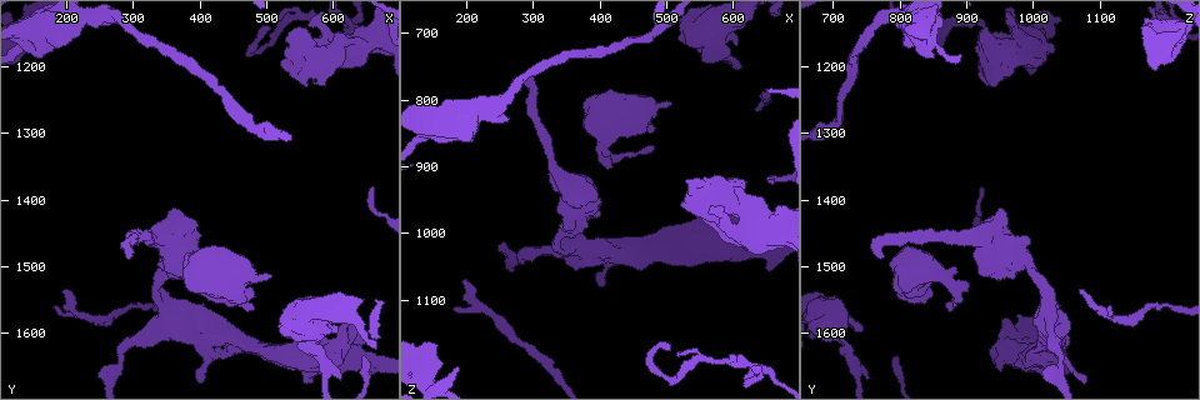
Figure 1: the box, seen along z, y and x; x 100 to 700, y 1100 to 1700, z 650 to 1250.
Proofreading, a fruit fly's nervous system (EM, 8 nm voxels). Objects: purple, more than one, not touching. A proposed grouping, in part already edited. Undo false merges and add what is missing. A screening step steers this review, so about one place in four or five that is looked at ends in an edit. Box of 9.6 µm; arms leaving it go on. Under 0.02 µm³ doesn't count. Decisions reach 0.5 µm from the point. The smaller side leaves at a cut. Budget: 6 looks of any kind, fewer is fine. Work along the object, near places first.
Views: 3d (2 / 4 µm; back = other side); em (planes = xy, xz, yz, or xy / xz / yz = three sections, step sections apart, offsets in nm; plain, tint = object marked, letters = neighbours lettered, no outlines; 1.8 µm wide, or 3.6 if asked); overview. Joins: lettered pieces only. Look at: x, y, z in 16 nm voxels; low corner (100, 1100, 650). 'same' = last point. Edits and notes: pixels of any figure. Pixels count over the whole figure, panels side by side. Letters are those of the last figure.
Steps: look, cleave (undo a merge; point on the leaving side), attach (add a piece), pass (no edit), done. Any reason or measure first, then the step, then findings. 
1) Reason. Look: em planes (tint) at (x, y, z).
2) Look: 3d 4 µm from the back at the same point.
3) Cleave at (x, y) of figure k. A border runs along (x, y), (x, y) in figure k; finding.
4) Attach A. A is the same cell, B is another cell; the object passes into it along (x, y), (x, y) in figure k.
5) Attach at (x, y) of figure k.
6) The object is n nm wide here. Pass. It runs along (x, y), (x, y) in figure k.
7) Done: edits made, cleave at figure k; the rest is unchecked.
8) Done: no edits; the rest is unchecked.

Thick turns thin. Look: em 3.6 µm xy step 8 (tint) at (350, 1510, 1000).

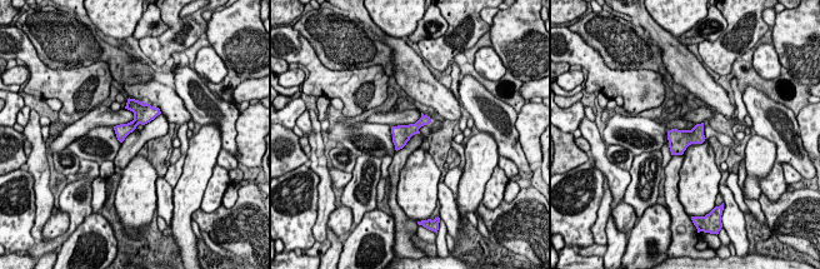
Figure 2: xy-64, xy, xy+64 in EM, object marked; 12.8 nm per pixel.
Another direction. Look: em 3.6 µm planes (letters) at the same point.

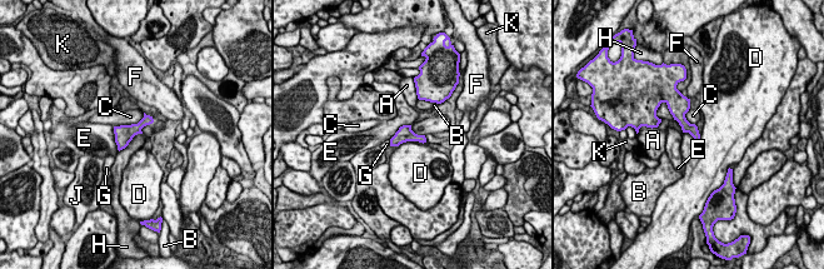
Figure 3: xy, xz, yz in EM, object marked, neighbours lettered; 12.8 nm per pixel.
The longest contact is with C, 440 nm. Pass. A, B, C, D, E, F, G, H, J and K are other cells; a border runs along (143, 133), (138, 133), (119, 152) in figure 3; continuous, no second neuron.

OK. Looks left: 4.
Sharp bend. Look: em yz step 8 (tint) at (205, 1565, 1095).

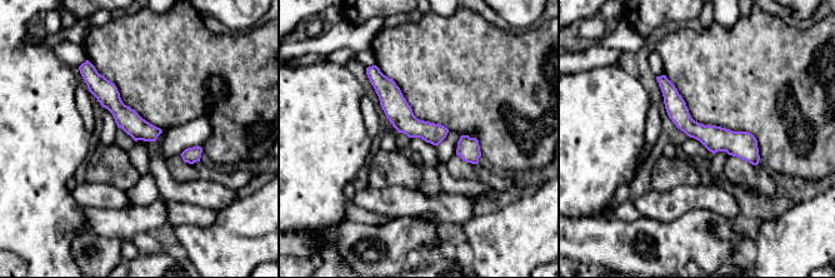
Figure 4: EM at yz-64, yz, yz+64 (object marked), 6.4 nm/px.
Cut it another way. Look: em planes (letters) at the same point.

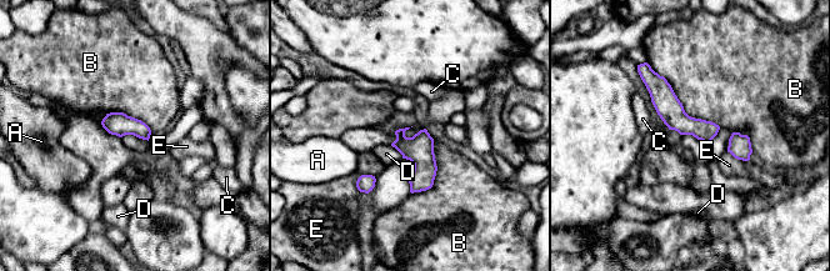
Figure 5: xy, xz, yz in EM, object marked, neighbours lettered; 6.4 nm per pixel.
Pass. A, B, C, D and E are other cells; it runs along (648, 74), (688, 125), (714, 131) in figure 5; continuous, no second neuron.

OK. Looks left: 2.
Two arms in line, one across. Look: em 3.6 µm planes (letters) at (625, 1145, 1200).

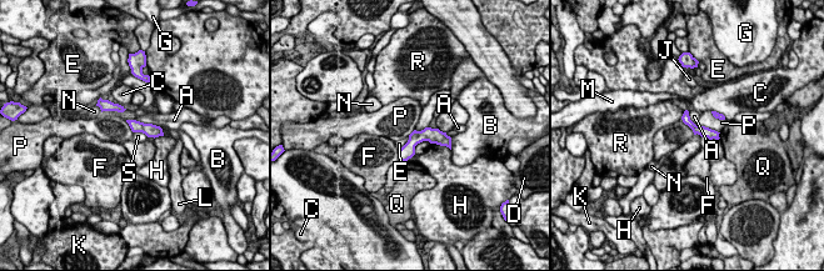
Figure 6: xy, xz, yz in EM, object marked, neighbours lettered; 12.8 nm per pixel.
Pass. A, B, C, D, E, F, G, H, J, K, L, M, N, P, Q, R and S are other cells; a border runs along (694, 124), (708, 126), (719, 133) in figure 6; continuous, no second neuron.

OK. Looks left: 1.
Done: no edits; the rest is unchecked.

